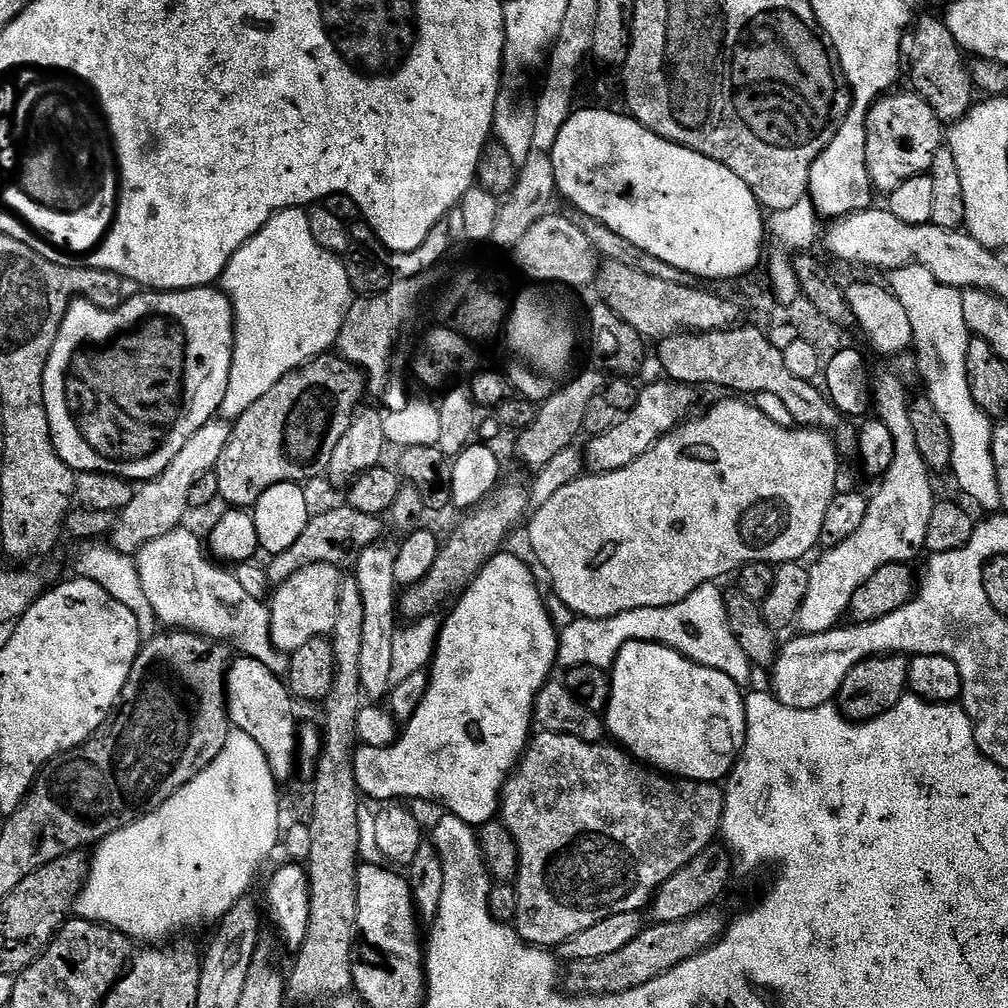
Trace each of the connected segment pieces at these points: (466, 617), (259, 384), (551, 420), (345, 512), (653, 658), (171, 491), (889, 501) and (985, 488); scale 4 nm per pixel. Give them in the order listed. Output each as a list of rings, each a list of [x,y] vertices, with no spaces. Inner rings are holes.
[[[497,555],[477,574],[476,579],[468,585],[462,595],[456,601],[456,609],[440,625],[440,634],[436,640],[436,650],[433,654],[430,671],[428,672],[428,689],[414,714],[403,725],[402,731],[395,742],[388,748],[357,747],[354,758],[354,774],[356,785],[360,787],[361,793],[372,800],[388,800],[384,802],[408,802],[404,800],[433,800],[441,804],[444,810],[451,815],[462,818],[462,822],[473,826],[491,824],[497,819],[500,811],[500,798],[504,790],[504,784],[508,777],[516,770],[520,763],[524,749],[528,747],[528,741],[534,732],[534,721],[532,719],[532,707],[538,698],[538,694],[549,683],[552,668],[557,667],[556,655],[560,645],[560,637],[557,628],[552,624],[551,614],[548,612],[548,605],[545,597],[540,597],[536,589],[536,580],[532,572],[520,560],[514,557]]]
[[[288,208],[272,216],[254,238],[247,240],[230,258],[222,277],[222,291],[232,302],[236,314],[236,341],[232,347],[230,382],[226,386],[223,411],[245,412],[258,398],[291,372],[310,360],[323,356],[340,339],[340,332],[354,303],[347,263],[337,253],[328,252],[310,234],[304,208]]]
[[[584,372],[581,376],[573,375],[567,381],[568,389],[566,389],[566,384],[563,390],[554,392],[547,400],[543,401],[539,405],[532,425],[524,432],[519,433],[517,440],[520,441],[516,444],[516,452],[532,467],[532,470],[544,468],[562,451],[573,447],[577,443],[575,440],[582,436],[586,422],[586,410],[590,406],[590,402],[594,402],[596,395],[604,389],[606,383],[605,373],[601,372]]]
[[[341,506],[324,512],[321,516],[313,515],[309,524],[299,535],[298,540],[284,553],[273,555],[266,564],[268,583],[279,586],[283,580],[288,580],[298,570],[311,564],[332,564],[343,569],[344,564],[355,565],[357,558],[377,543],[376,540],[384,532],[385,521],[378,516],[362,514],[358,510]]]
[[[630,642],[610,669],[612,693],[606,709],[606,732],[629,756],[661,774],[681,780],[720,782],[731,773],[744,750],[748,709],[741,685],[726,674],[687,660],[683,654],[655,642]]]
[[[214,418],[206,426],[199,428],[190,438],[190,442],[186,442],[186,446],[178,450],[178,458],[170,462],[170,466],[161,476],[141,483],[137,487],[140,489],[133,496],[131,493],[130,499],[119,509],[116,517],[116,530],[110,536],[113,549],[125,554],[135,554],[154,542],[154,538],[162,538],[162,534],[170,534],[180,527],[180,519],[189,508],[188,499],[194,482],[198,482],[202,474],[215,472],[222,450],[232,437],[232,424],[220,419]]]
[[[884,372],[874,380],[874,412],[879,420],[884,423],[886,430],[890,430],[890,438],[894,438],[894,462],[890,462],[890,470],[884,473],[879,481],[880,489],[871,493],[866,510],[866,519],[855,534],[850,534],[846,542],[842,542],[836,548],[821,551],[820,561],[808,568],[810,578],[810,590],[806,590],[806,602],[802,602],[800,613],[796,616],[796,624],[801,633],[813,636],[823,632],[831,632],[833,628],[845,619],[850,598],[854,598],[854,590],[874,574],[874,570],[882,570],[887,564],[902,564],[915,561],[919,552],[925,551],[926,526],[930,526],[930,514],[932,507],[938,502],[938,496],[932,493],[933,473],[926,466],[921,451],[918,450],[918,442],[914,442],[914,428],[910,426],[910,395],[904,389],[904,384],[892,372]]]
[[[917,264],[891,269],[887,276],[887,287],[898,298],[898,302],[902,302],[902,306],[910,318],[914,352],[920,355],[920,372],[924,375],[925,382],[928,383],[927,399],[932,401],[934,410],[938,410],[938,414],[942,414],[942,422],[946,422],[946,430],[950,430],[950,438],[952,439],[951,475],[965,476],[966,479],[972,480],[972,500],[974,503],[981,504],[984,508],[992,508],[988,510],[999,509],[1000,491],[998,490],[998,478],[992,457],[992,429],[994,424],[978,406],[978,402],[972,400],[970,394],[968,363],[966,362],[970,333],[966,326],[966,318],[962,314],[964,292],[961,289],[951,288],[942,282],[938,282],[938,278],[934,278],[934,274],[930,274],[930,270],[926,270]]]

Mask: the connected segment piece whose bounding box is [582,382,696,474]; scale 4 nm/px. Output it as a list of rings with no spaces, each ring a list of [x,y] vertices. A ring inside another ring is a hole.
[[[663,382],[652,384],[649,388],[639,389],[634,410],[614,430],[606,430],[606,434],[591,437],[587,442],[588,449],[583,449],[583,459],[589,473],[613,472],[630,466],[642,454],[650,451],[657,442],[667,436],[675,428],[693,415],[692,407],[696,404],[696,396],[687,384]]]

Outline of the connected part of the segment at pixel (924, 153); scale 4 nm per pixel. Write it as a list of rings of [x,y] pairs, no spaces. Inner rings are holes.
[[[911,91],[908,92],[900,92],[897,96],[881,95],[884,97],[881,100],[879,97],[868,110],[866,166],[872,179],[872,187],[877,193],[890,194],[894,190],[898,190],[898,186],[902,186],[902,182],[915,176],[931,173],[934,154],[938,154],[938,150],[945,143],[945,125],[936,117],[934,110],[930,110],[930,106],[921,96],[915,95]]]

